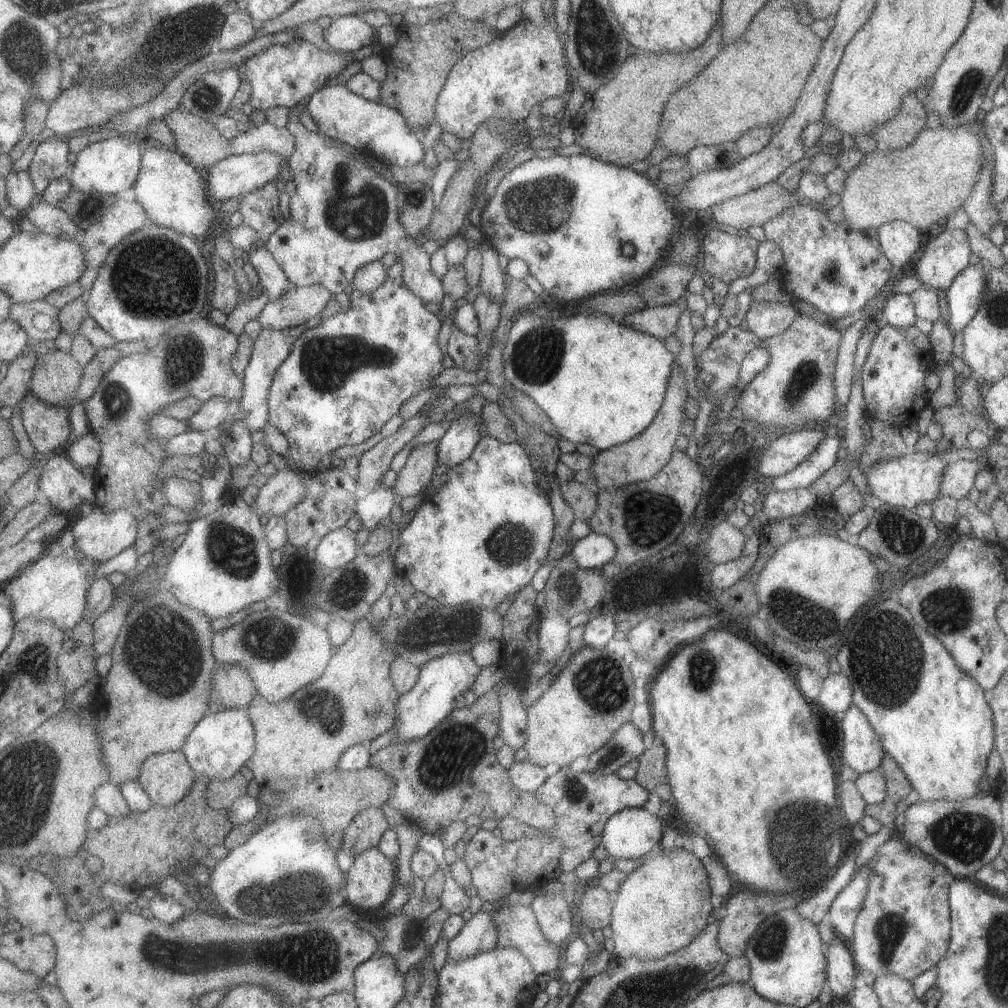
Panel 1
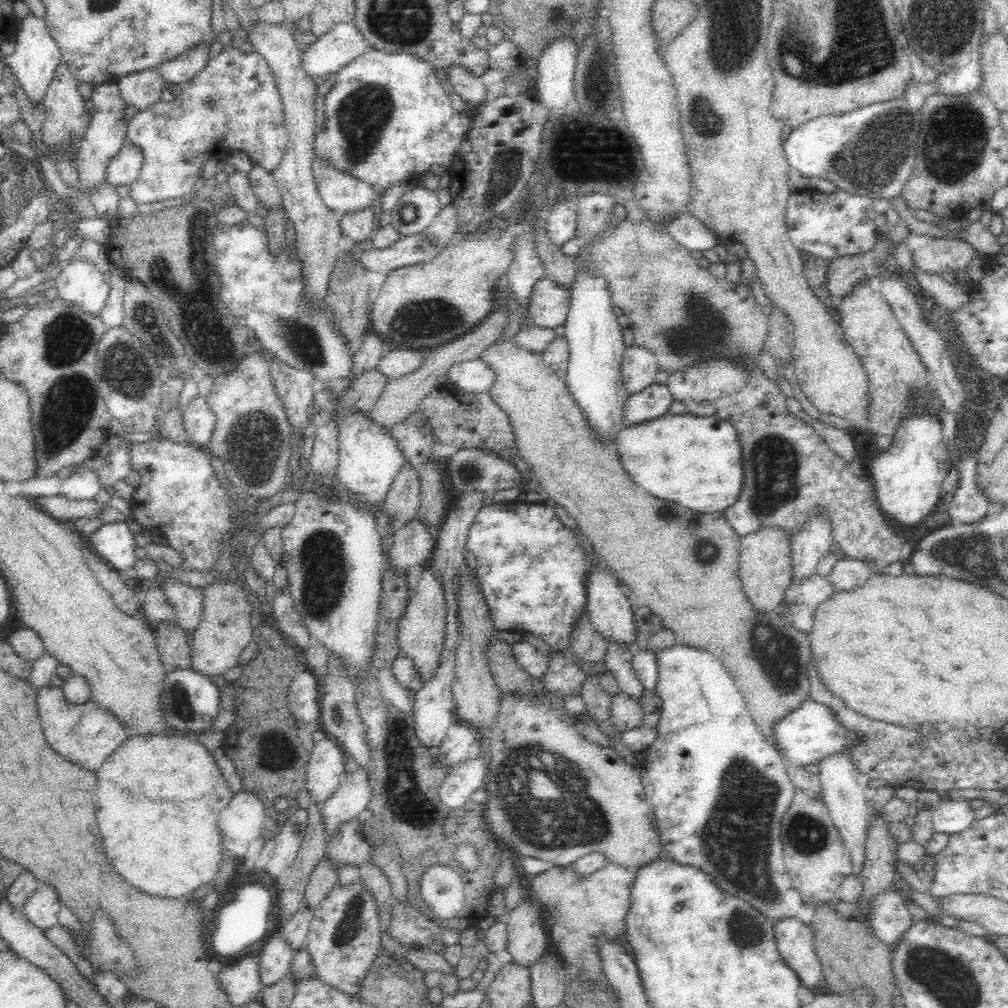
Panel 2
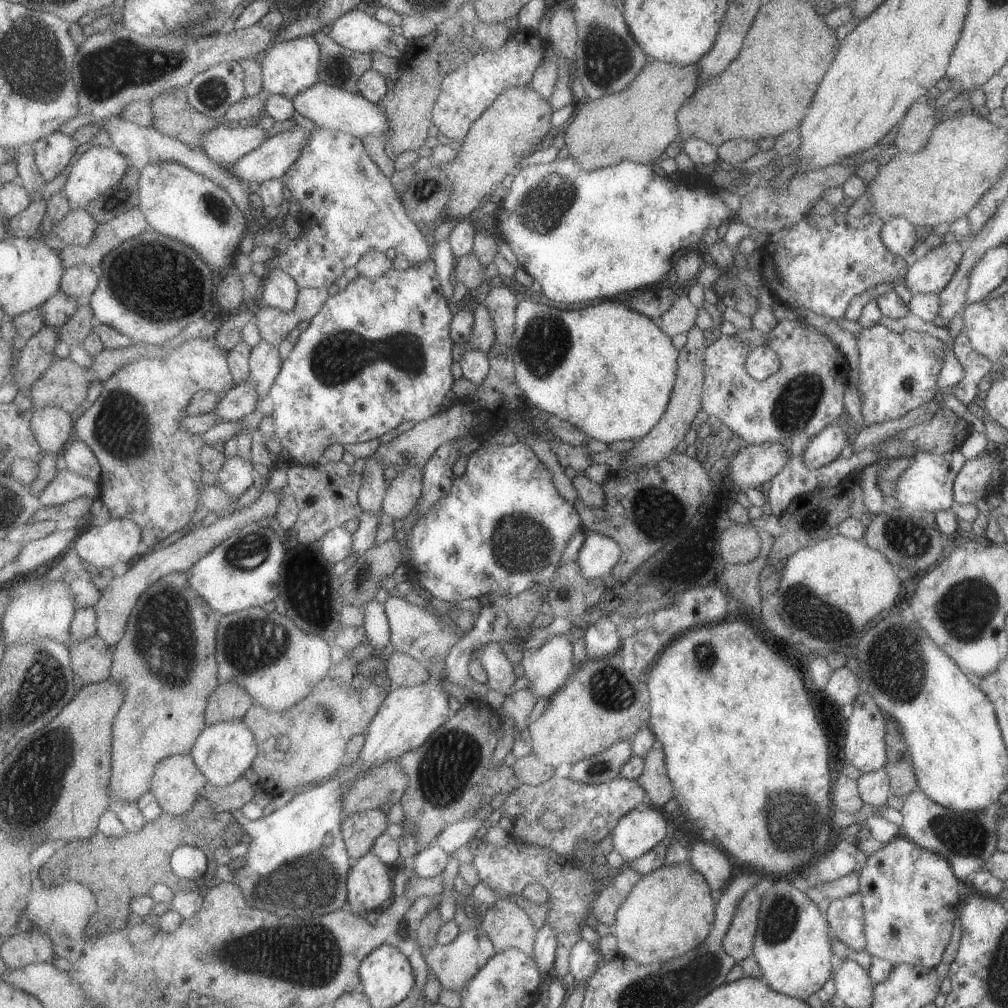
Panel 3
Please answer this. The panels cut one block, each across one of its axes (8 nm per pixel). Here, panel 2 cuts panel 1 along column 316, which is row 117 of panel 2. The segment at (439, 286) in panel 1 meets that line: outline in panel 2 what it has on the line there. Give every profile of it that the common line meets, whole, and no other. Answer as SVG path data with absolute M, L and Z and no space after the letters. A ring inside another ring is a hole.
M228 46L228 48L222 49L220 54L216 57L209 59L197 76L194 76L192 80L188 80L180 85L181 93L176 96L172 102L164 102L160 100L151 104L143 111L138 111L127 124L129 142L136 143L138 146L141 146L142 151L144 151L144 162L142 164L140 174L134 182L131 182L129 190L129 194L134 197L134 201L136 201L136 203L140 204L162 201L169 204L192 197L192 187L201 176L204 163L208 160L222 158L227 153L228 149L231 149L233 152L236 150L243 150L246 154L248 154L253 164L261 166L269 171L274 170L274 168L280 164L285 146L289 139L287 128L285 127L282 95L280 95L276 78L272 73L270 65L268 65L268 61L260 53L257 53L254 50L254 52L250 54L245 54L239 51L239 48L236 46Z

